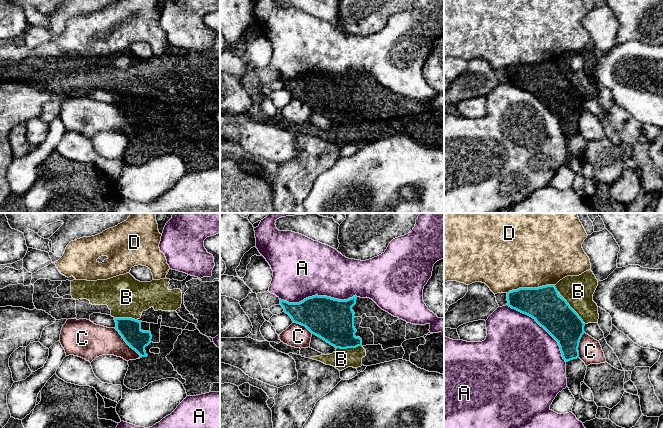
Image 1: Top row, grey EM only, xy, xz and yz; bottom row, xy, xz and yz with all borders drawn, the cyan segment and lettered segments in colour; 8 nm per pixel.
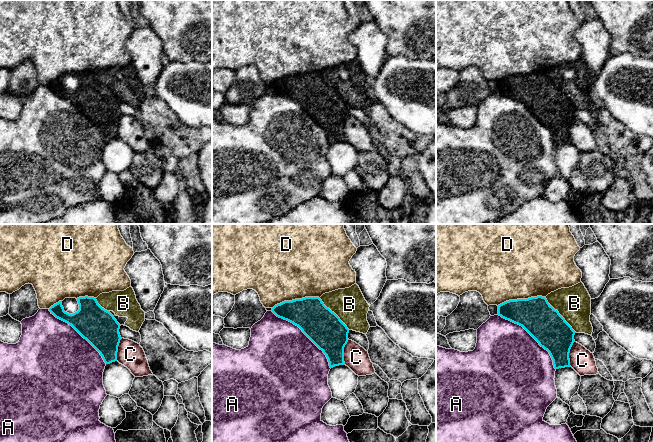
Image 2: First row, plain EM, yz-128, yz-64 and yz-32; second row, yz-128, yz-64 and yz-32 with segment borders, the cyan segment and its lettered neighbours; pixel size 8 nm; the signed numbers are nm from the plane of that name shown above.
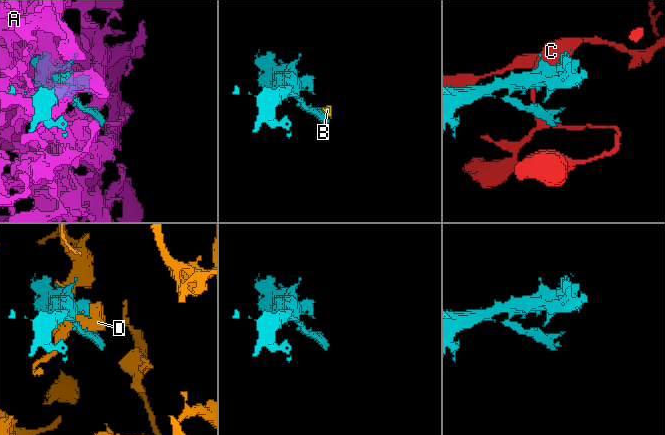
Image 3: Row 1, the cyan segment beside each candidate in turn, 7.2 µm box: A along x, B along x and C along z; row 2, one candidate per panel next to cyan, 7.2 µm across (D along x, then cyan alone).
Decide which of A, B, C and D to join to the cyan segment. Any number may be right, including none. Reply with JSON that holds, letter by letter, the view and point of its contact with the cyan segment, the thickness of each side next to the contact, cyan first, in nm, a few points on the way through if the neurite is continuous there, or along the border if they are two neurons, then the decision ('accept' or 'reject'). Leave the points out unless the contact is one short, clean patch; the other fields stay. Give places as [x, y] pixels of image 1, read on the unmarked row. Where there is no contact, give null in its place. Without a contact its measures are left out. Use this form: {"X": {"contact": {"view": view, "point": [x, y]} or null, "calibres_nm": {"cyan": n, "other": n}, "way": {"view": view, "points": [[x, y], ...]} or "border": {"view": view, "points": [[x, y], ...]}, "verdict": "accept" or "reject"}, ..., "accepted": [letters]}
{"A": {"contact": {"view": "xz", "point": [318, 72]}, "calibres_nm": {"cyan": 340, "other": 460}, "verdict": "reject"}, "B": {"contact": {"view": "yz", "point": [573, 86]}, "calibres_nm": {"cyan": 280, "other": 240}, "verdict": "reject"}, "C": {"contact": {"view": "xy", "point": [127, 119]}, "calibres_nm": {"cyan": 180, "other": 240}, "verdict": "reject"}, "D": {"contact": {"view": "yz", "point": [530, 64]}, "calibres_nm": {"cyan": 280, "other": 500}, "verdict": "reject"}, "accepted": []}

